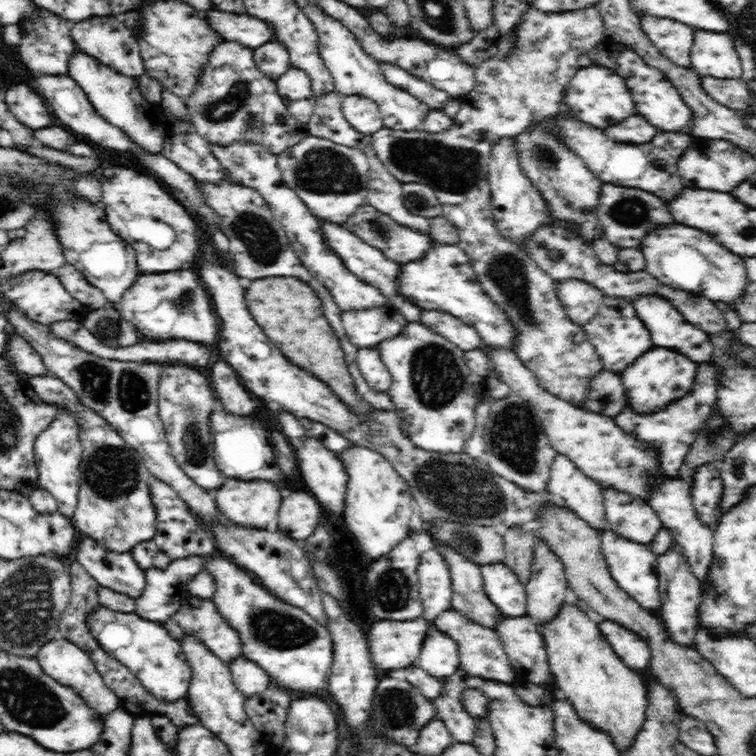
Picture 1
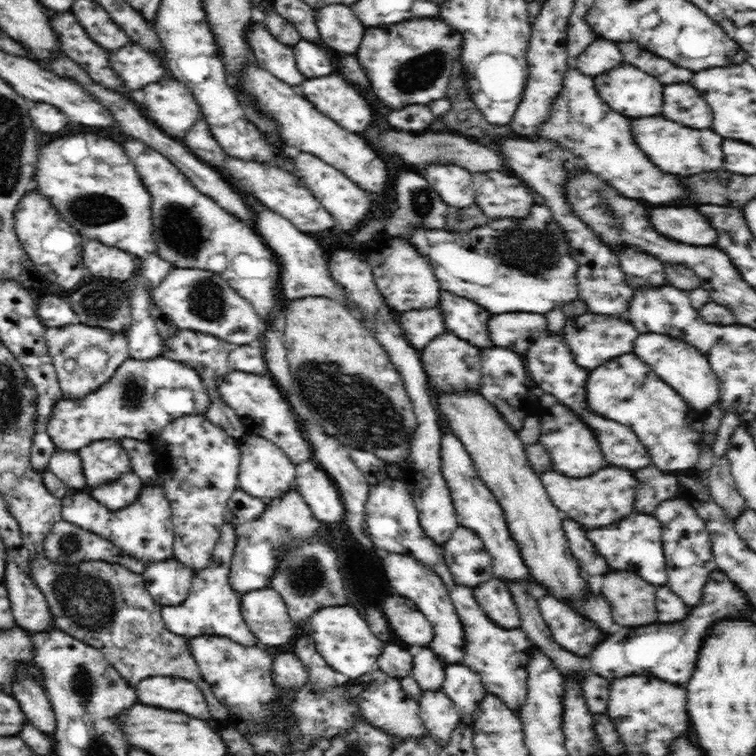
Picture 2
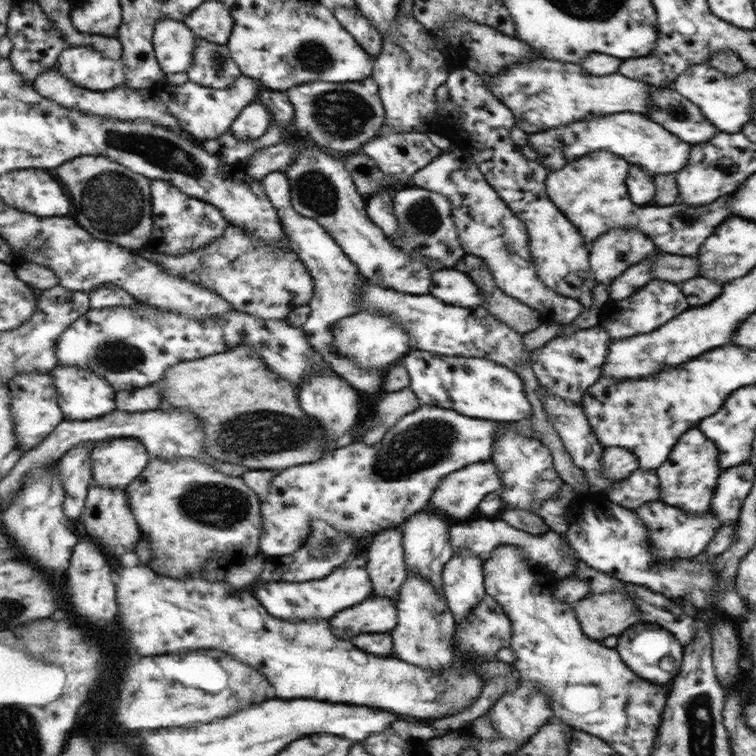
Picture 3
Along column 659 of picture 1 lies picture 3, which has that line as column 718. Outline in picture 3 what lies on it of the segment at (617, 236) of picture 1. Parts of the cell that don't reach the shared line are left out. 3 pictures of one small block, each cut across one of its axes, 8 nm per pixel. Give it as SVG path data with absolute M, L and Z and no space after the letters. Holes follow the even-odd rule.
M597 150L585 154L584 157L577 157L576 161L568 163L560 170L549 172L546 183L549 199L580 232L580 236L587 242L586 246L609 228L629 226L641 230L643 234L649 234L649 238L657 242L655 248L659 248L663 253L691 256L699 252L703 240L709 234L713 235L715 226L721 224L727 216L731 216L729 206L733 194L719 196L715 202L709 202L707 206L673 204L639 208L630 201L626 192L627 168L629 164L616 154Z

